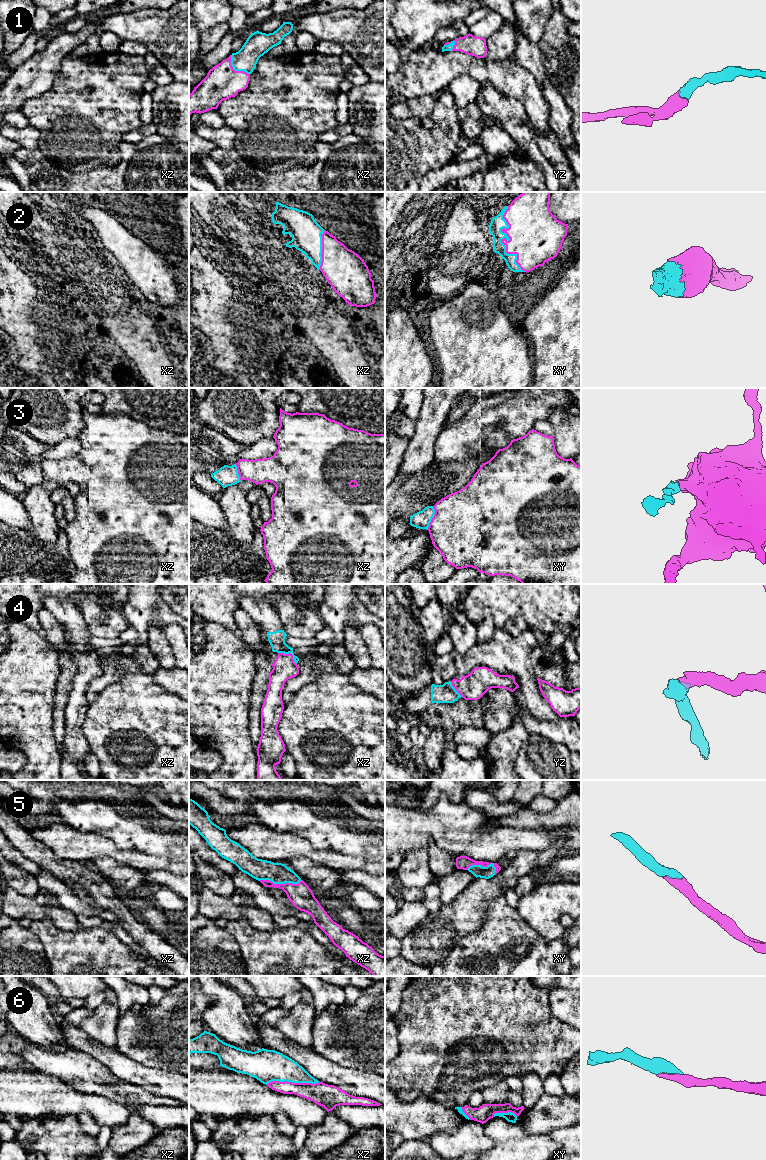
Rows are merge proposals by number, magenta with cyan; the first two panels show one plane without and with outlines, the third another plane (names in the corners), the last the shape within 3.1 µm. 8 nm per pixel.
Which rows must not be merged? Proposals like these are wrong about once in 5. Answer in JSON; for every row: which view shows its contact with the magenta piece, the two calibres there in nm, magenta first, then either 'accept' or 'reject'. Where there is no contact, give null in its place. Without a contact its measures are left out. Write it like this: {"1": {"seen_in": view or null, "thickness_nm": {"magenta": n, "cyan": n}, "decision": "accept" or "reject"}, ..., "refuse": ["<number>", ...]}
{"1": {"seen_in": "xz", "thickness_nm": {"magenta": 280, "cyan": 180}, "decision": "accept"}, "2": {"seen_in": "xy", "thickness_nm": {"magenta": 360, "cyan": 110}, "decision": "accept"}, "3": {"seen_in": "xy", "thickness_nm": {"magenta": 500, "cyan": 140}, "decision": "reject"}, "4": {"seen_in": "xz", "thickness_nm": {"magenta": 190, "cyan": 130}, "decision": "accept"}, "5": {"seen_in": "xz", "thickness_nm": {"magenta": 190, "cyan": 170}, "decision": "accept"}, "6": {"seen_in": "xz", "thickness_nm": {"magenta": 170, "cyan": 260}, "decision": "accept"}, "refuse": ["3"]}

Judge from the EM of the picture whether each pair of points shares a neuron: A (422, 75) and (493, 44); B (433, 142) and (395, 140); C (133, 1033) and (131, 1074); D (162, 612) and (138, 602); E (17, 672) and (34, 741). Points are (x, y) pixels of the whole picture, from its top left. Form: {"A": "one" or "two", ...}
{"A": "two", "B": "one", "C": "two", "D": "one", "E": "one"}

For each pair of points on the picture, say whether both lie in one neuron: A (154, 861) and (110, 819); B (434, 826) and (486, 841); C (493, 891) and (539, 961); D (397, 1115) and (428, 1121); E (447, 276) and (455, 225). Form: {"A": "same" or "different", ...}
{"A": "different", "B": "same", "C": "different", "D": "same", "E": "same"}

